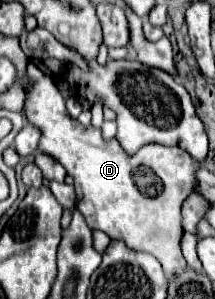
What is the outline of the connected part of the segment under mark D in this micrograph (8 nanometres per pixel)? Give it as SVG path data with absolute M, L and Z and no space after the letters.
M32 59L28 63L26 77L28 77L28 93L26 93L24 113L26 113L26 119L34 127L38 127L42 133L38 149L40 149L40 153L48 153L58 163L62 163L64 169L68 171L68 175L74 179L76 209L80 209L86 223L92 225L92 229L104 231L112 239L122 239L130 249L152 253L160 261L160 265L168 277L176 275L178 271L184 271L186 261L180 251L180 241L182 241L180 207L182 207L182 201L190 193L196 191L194 189L194 183L196 183L194 173L196 173L198 163L192 161L192 157L188 157L188 153L180 147L164 147L164 145L156 145L156 143L144 145L136 155L128 157L120 149L120 143L116 139L104 141L100 129L84 127L68 115L66 99L62 97L58 85L56 85L56 77L44 65L44 61Z

